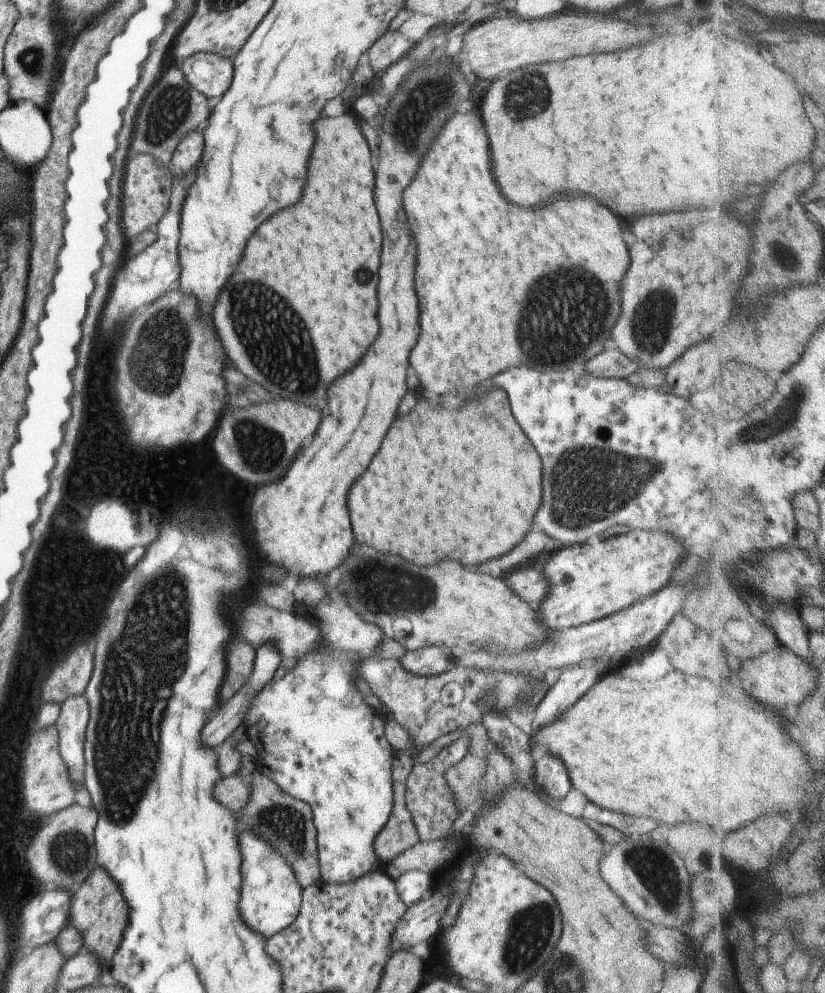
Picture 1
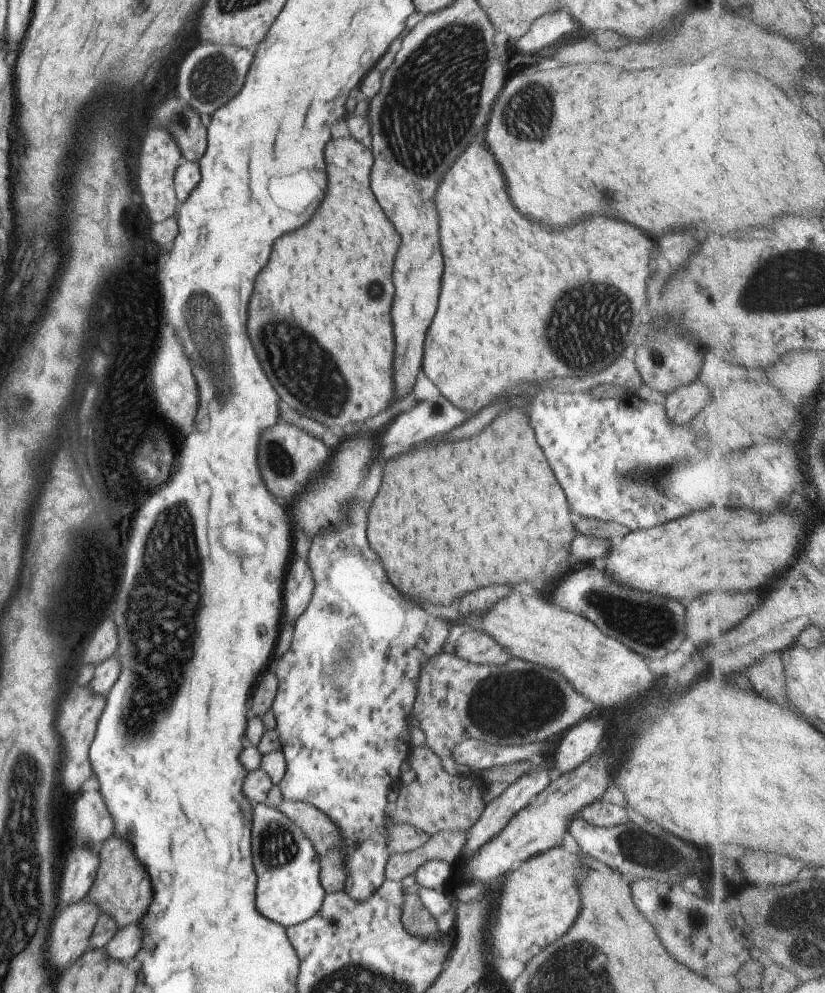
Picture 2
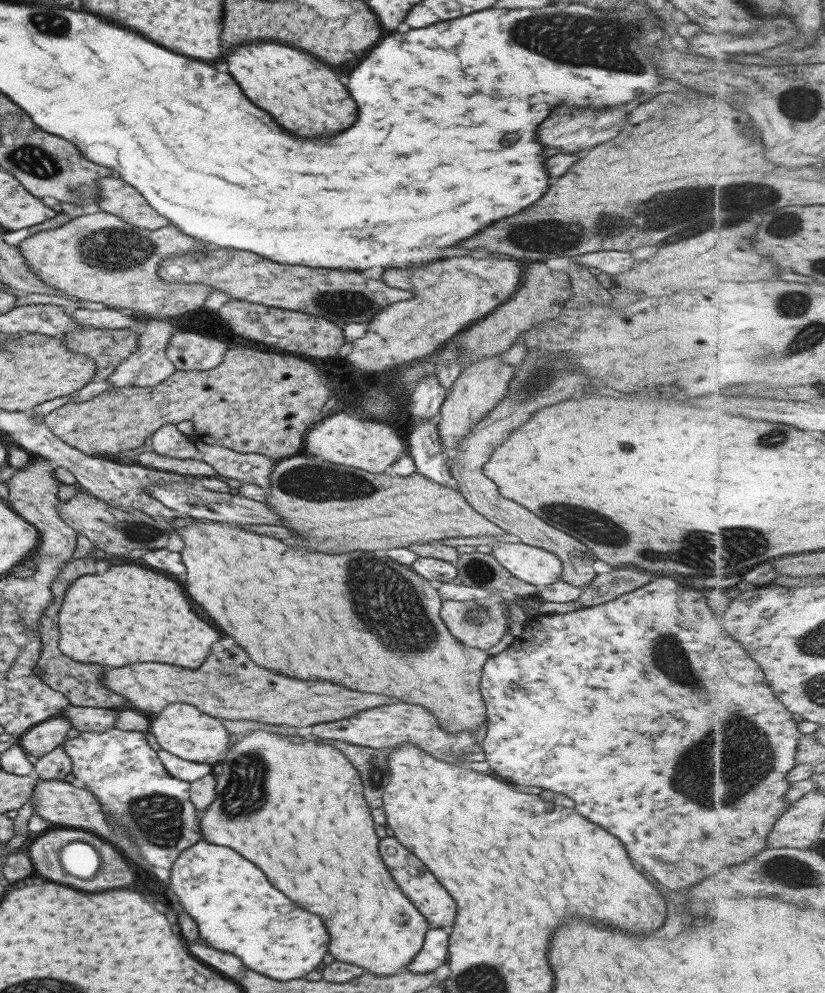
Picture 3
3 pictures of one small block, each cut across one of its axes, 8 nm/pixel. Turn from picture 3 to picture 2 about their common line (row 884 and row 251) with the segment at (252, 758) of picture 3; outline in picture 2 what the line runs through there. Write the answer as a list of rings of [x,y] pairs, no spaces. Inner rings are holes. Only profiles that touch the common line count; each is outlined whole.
[[[351,138],[331,140],[325,146],[329,196],[321,202],[309,224],[275,240],[269,262],[257,274],[249,302],[247,328],[251,346],[277,396],[289,408],[325,426],[343,428],[365,422],[377,416],[377,412],[387,410],[394,398],[389,308],[393,300],[391,266],[399,246],[399,234],[387,222],[369,190],[371,164],[371,152]]]

